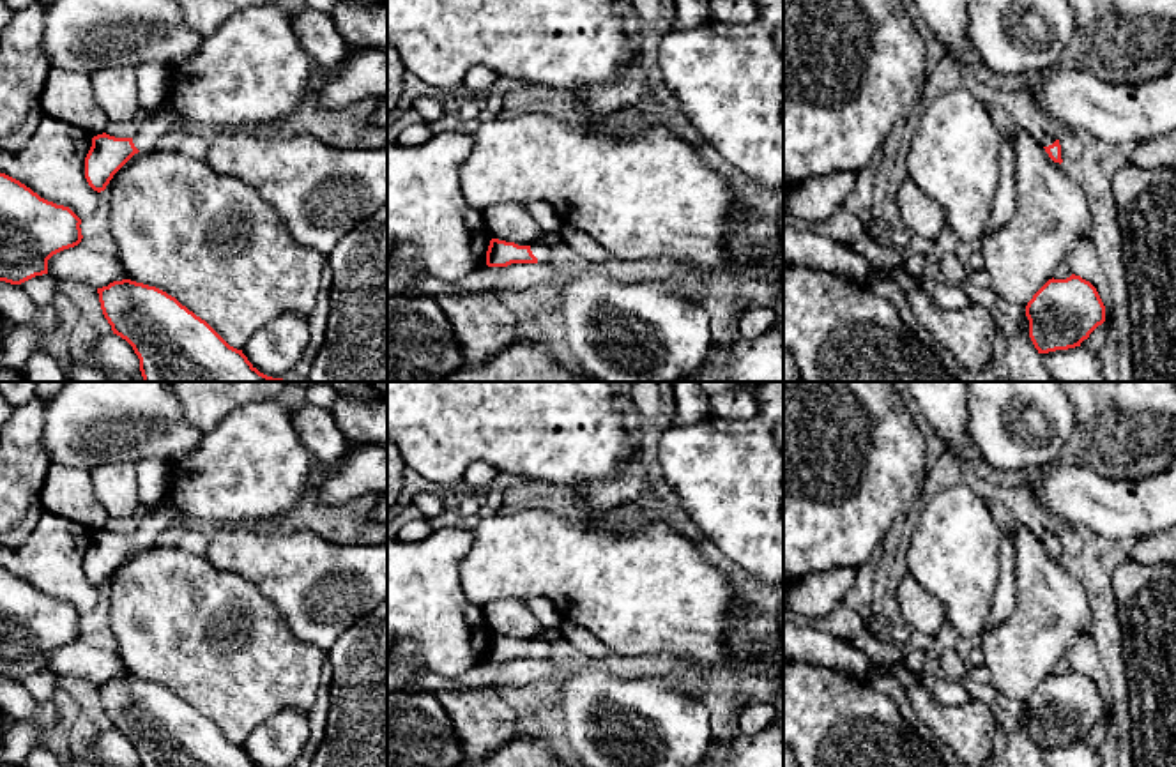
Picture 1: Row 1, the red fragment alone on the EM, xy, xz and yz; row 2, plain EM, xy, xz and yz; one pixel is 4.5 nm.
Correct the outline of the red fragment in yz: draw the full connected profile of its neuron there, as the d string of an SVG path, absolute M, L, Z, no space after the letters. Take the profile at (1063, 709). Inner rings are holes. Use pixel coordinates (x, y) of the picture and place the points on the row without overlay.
M1072 670L1049 675L1027 698L1029 733L1038 749L1081 742L1105 718L1096 684Z

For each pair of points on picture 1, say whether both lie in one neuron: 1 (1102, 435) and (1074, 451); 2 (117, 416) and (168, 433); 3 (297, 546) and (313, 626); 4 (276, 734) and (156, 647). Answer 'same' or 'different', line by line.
1: same
2: same
3: same
4: different

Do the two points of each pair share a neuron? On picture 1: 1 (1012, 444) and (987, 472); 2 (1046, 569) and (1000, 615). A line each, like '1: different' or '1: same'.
1: different
2: different

